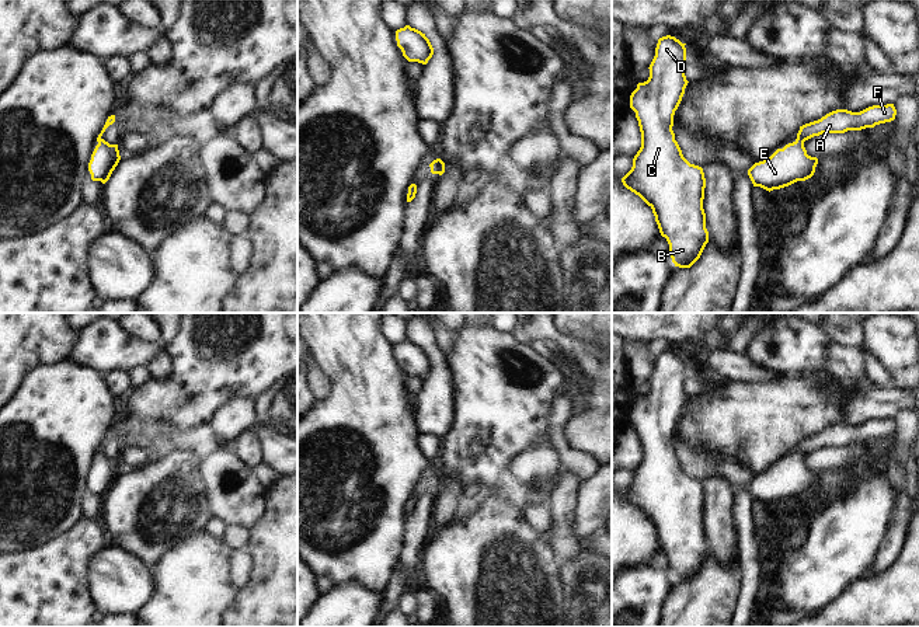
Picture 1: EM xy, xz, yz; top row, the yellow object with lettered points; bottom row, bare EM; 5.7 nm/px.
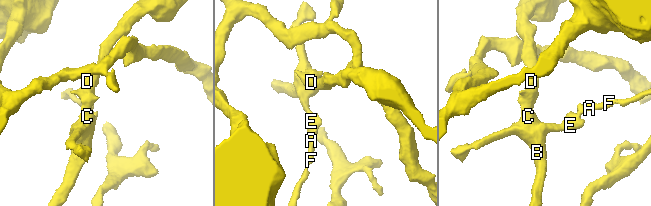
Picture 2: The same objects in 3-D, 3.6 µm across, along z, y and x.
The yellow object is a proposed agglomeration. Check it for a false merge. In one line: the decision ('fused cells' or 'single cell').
single cell

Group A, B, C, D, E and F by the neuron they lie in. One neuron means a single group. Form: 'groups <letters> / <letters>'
groups A B C D E F

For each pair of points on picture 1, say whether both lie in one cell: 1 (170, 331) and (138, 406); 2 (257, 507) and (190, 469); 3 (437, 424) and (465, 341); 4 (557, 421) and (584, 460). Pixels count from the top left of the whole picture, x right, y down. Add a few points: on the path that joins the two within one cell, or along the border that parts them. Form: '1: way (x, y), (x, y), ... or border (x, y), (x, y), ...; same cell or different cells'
1: border (181, 327), (167, 345); different cells
2: border (202, 460), (202, 477), (212, 509); different cells
3: border (446, 356), (453, 376), (456, 407); different cells
4: way (557, 432), (560, 443), (573, 456); same cell

